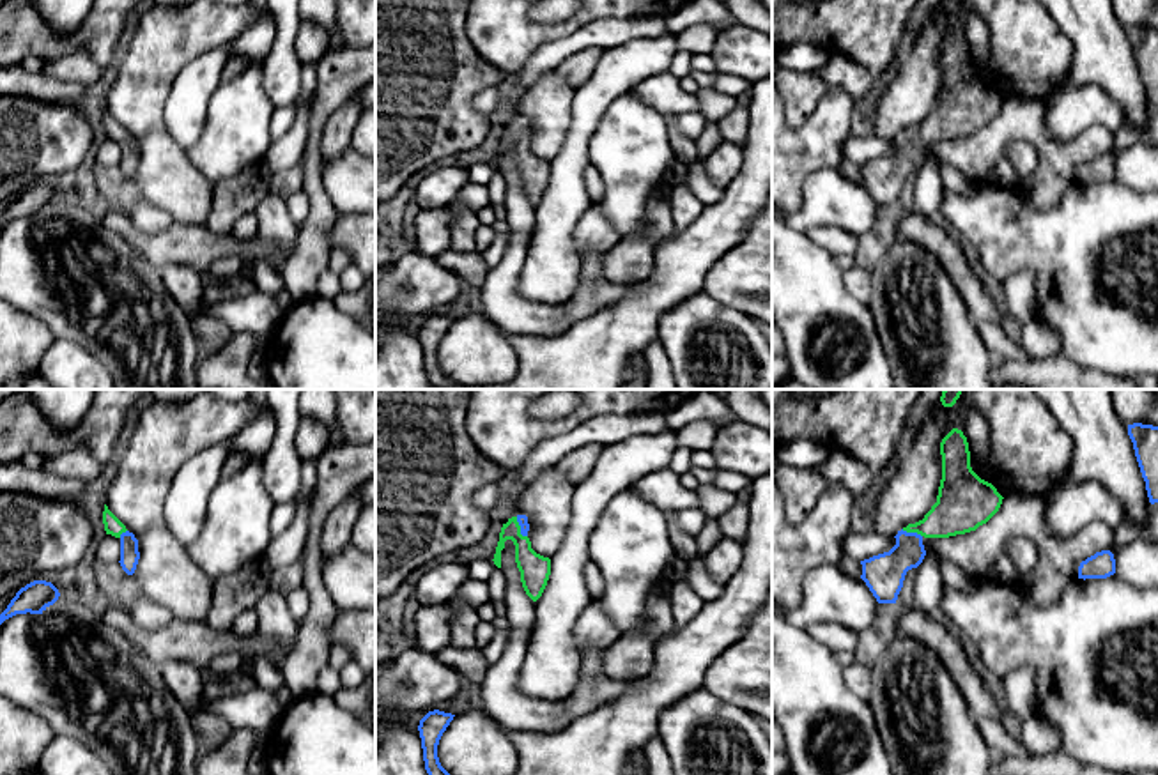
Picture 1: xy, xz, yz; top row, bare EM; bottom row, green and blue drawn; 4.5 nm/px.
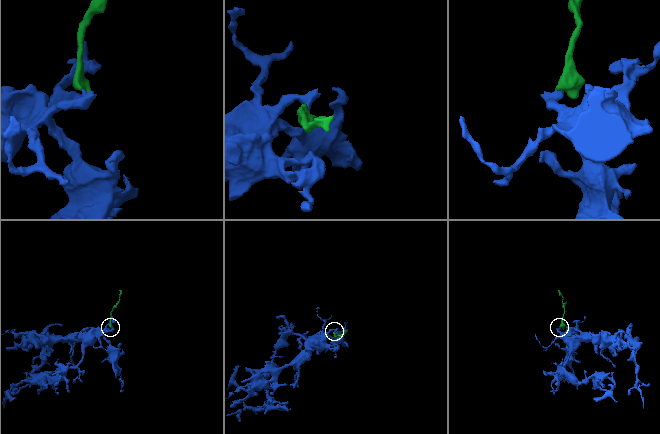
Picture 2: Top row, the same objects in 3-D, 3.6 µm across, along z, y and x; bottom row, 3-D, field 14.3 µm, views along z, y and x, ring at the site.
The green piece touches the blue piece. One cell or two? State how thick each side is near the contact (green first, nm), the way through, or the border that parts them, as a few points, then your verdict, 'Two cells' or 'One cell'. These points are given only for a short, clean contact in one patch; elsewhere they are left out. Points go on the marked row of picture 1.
Thickness 140 nm (green) against 50 nm. Path across: xz (535, 568), (524, 556), (519, 528), (523, 521). One cell

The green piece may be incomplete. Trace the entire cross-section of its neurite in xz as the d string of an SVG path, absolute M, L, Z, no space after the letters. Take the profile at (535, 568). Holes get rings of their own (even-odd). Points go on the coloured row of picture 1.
M526 515L508 518L508 522L501 527L492 561L498 568L501 568L501 550L505 549L505 541L512 540L515 545L515 563L521 572L522 587L526 595L537 602L547 586L551 575L551 559L537 554L531 549L528 531L529 524Z

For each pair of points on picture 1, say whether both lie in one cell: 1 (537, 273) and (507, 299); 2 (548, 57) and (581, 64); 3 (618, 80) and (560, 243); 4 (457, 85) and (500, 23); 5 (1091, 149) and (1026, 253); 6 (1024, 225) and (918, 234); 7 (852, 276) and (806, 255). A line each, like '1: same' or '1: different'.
1: different
2: different
3: same
4: different
5: different
6: different
7: different

